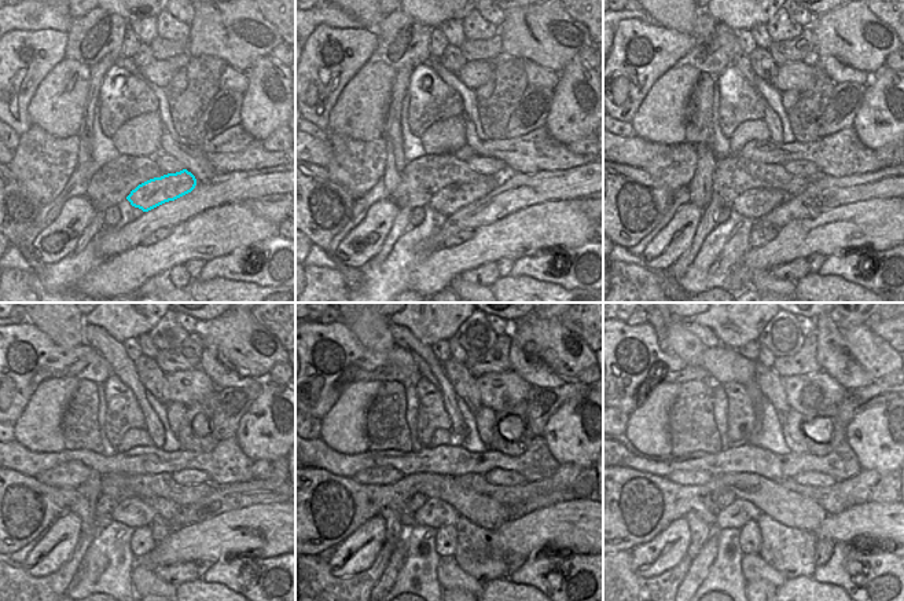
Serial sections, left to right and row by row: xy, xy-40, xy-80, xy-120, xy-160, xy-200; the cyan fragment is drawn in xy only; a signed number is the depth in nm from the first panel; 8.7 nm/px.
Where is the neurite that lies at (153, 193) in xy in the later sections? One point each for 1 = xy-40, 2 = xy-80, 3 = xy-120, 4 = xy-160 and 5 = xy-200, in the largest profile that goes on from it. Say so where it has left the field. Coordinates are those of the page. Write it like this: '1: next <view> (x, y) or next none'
1: next xy-40 (454, 197)
2: next xy-80 (756, 202)
3: next xy-120 (133, 512)
4: next xy-160 (434, 512)
5: next xy-200 (739, 512)

